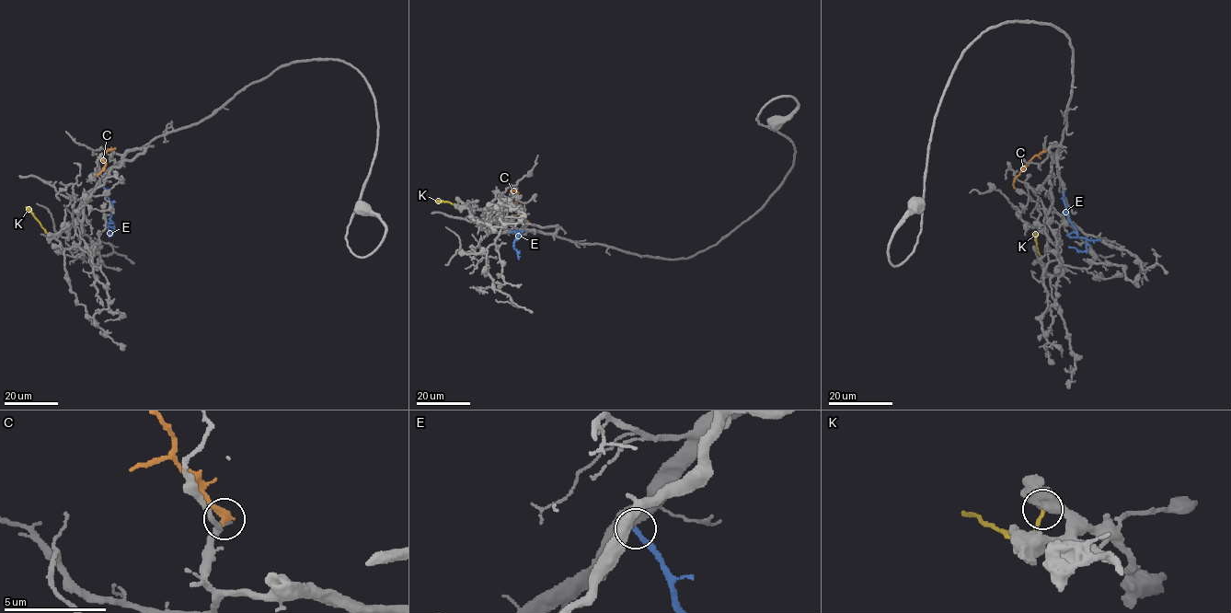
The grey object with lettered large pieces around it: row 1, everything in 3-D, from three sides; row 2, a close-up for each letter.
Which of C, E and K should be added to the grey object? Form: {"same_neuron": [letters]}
{"same_neuron": []}

